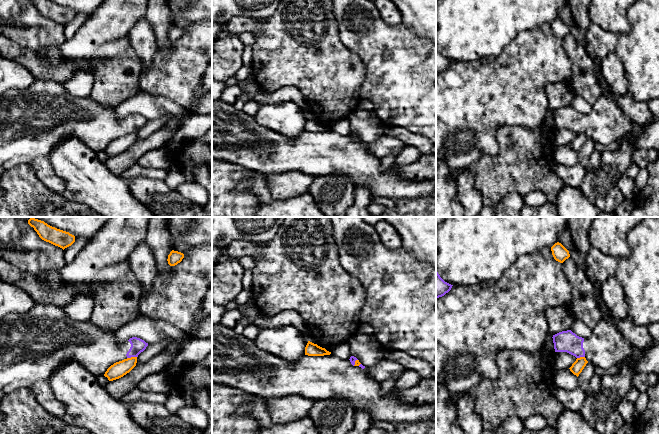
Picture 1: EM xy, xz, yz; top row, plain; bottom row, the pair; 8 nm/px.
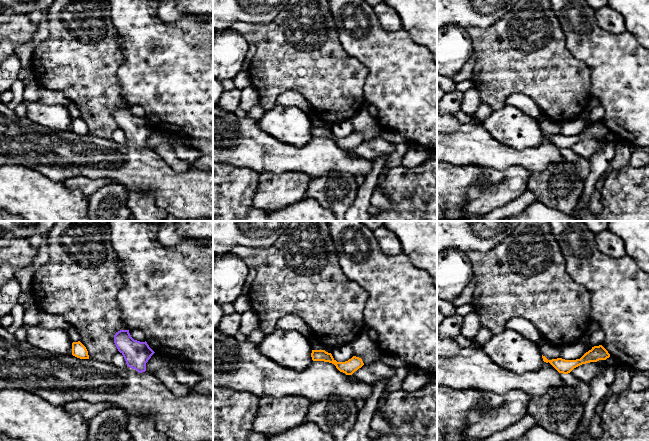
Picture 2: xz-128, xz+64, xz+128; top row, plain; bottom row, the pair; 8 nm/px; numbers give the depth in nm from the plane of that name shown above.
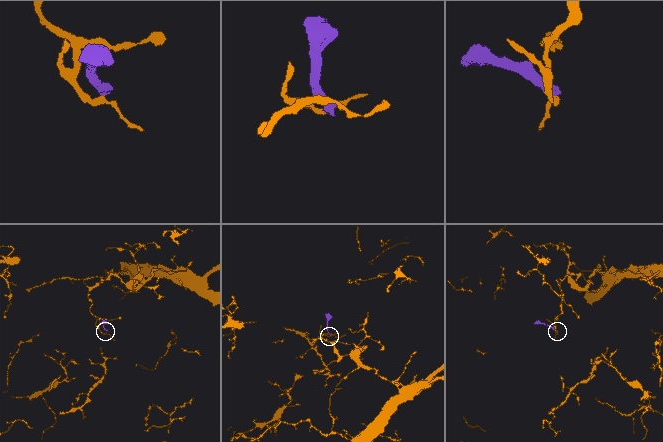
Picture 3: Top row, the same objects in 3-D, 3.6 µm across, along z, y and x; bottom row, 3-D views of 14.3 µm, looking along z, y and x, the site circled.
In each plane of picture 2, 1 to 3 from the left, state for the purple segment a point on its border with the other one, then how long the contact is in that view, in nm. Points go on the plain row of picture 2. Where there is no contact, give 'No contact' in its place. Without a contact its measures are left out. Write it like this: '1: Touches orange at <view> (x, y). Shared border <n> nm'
1: No contact
2: No contact
3: No contact

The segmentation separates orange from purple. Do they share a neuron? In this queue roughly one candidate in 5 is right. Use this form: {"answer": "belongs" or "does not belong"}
{"answer": "does not belong"}

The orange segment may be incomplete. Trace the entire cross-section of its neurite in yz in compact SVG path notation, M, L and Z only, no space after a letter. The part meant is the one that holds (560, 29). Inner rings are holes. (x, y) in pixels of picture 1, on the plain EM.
M559 18L551 23L551 27L554 35L560 39L563 39L570 33L569 27Z

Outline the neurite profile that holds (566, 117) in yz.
M607 93L592 104L589 114L579 113L571 106L559 108L552 114L555 128L567 128L576 134L585 133L594 143L601 145L609 145L629 135L635 125Z

